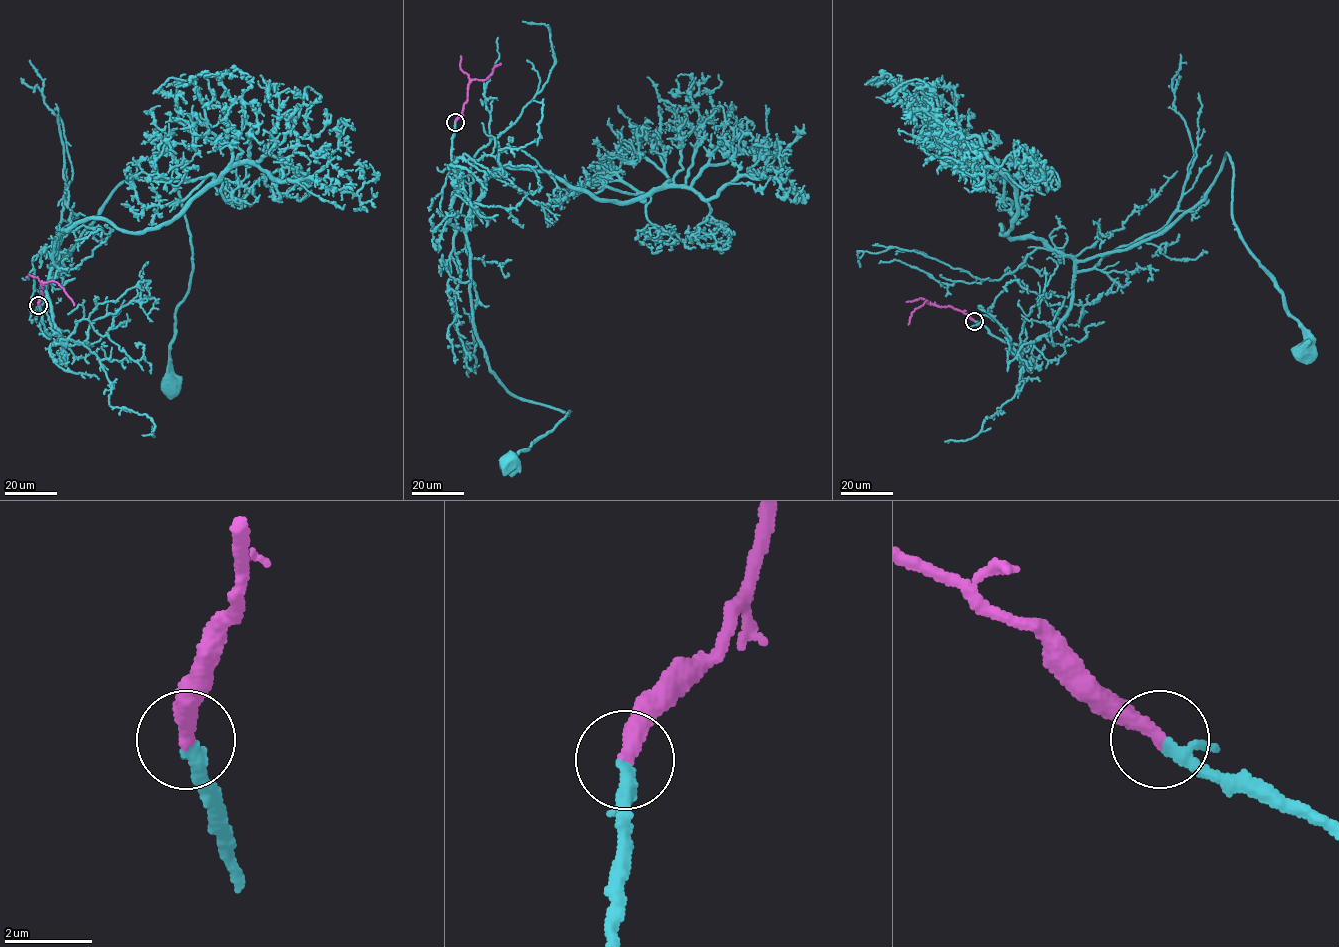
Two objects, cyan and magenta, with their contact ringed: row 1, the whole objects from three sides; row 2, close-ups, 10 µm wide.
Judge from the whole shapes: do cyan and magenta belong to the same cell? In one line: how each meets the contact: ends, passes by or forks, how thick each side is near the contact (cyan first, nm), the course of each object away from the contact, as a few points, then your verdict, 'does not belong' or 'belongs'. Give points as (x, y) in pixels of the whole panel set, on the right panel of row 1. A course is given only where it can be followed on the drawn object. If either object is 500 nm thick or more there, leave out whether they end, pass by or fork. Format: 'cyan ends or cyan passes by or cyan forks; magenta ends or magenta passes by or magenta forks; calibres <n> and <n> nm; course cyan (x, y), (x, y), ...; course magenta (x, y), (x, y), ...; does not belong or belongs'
cyan passes by; magenta ends; calibres 220 and 360 nm; course cyan (974, 321), (1033, 343), (1071, 305), (1079, 261), (1163, 233), (1226, 153), (1233, 221), (1302, 352); course magenta (974, 321), (949, 306), (937, 306), (925, 301), (912, 313), (908, 325); belongs

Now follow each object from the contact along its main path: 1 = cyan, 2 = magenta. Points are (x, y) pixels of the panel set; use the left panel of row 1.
1: (38, 305), (59, 336), (46, 296), (54, 263), (123, 182), (168, 181), (193, 266), (175, 314), (172, 387)
2: (38, 305), (43, 288), (40, 285), (49, 281), (62, 287), (74, 306)

